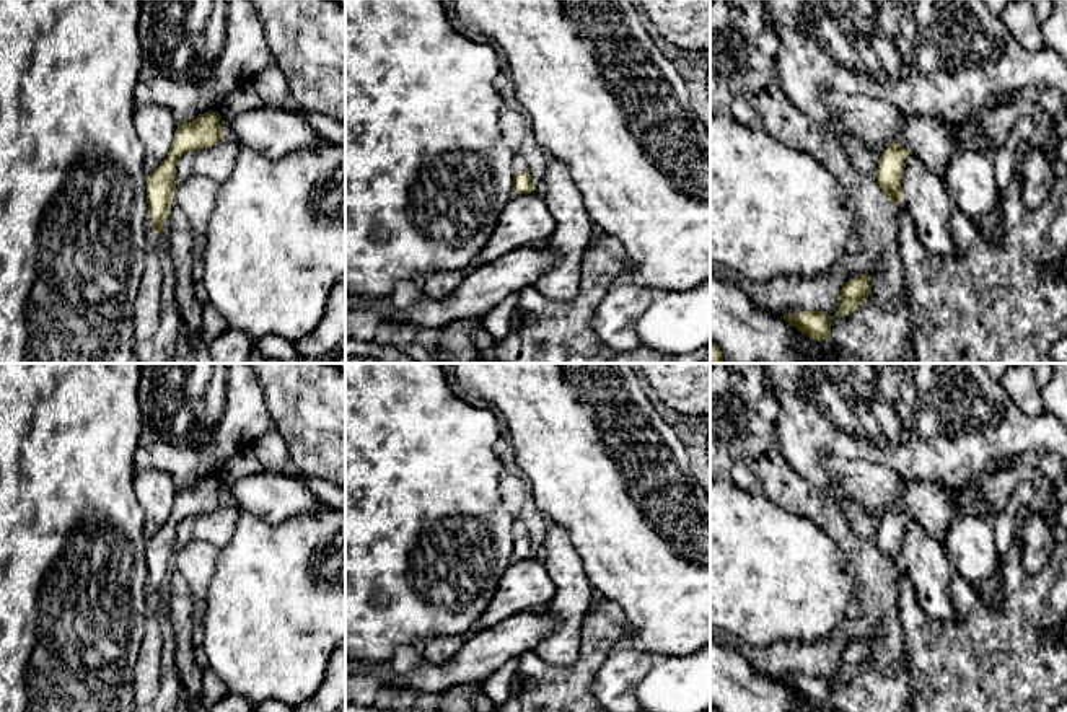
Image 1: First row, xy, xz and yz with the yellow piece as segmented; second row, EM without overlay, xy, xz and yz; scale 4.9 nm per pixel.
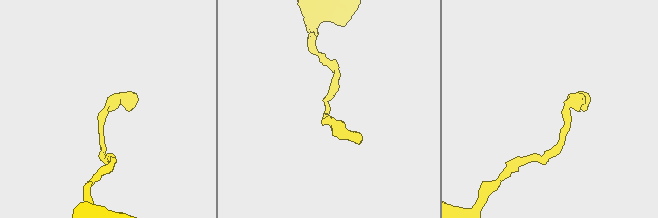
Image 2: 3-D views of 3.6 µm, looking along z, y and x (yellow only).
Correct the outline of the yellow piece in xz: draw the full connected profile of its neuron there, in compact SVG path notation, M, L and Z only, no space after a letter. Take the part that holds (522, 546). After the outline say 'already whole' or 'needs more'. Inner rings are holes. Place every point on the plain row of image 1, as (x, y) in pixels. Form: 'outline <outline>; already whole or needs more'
outline M529 536L515 538L513 541L513 554L521 559L531 559L534 557L534 551L531 547Z; already whole

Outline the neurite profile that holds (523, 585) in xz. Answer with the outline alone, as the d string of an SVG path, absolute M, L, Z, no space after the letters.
M534 557L510 564L502 574L498 588L471 632L487 629L521 611L546 606L555 595L557 587L544 564Z

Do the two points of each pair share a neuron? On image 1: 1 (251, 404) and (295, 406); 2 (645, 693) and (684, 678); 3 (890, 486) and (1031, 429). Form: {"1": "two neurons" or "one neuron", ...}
{"1": "two neurons", "2": "one neuron", "3": "two neurons"}

